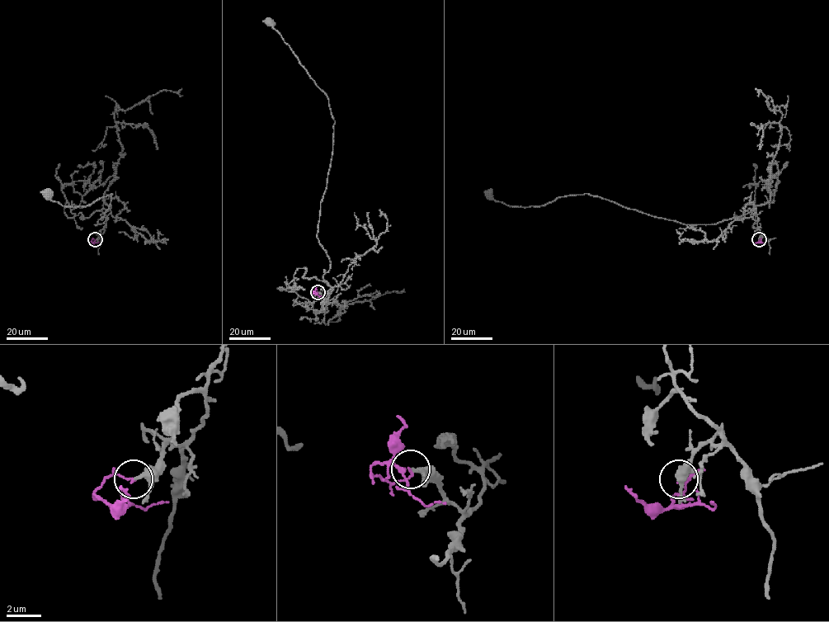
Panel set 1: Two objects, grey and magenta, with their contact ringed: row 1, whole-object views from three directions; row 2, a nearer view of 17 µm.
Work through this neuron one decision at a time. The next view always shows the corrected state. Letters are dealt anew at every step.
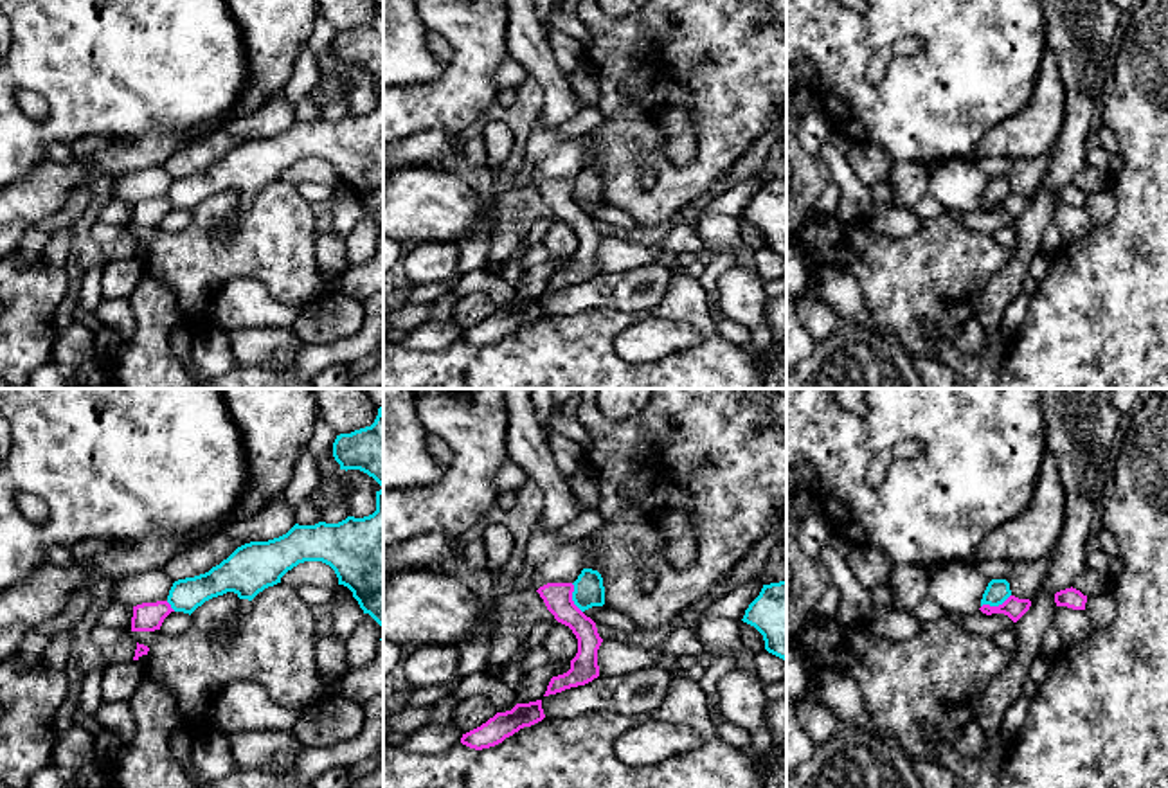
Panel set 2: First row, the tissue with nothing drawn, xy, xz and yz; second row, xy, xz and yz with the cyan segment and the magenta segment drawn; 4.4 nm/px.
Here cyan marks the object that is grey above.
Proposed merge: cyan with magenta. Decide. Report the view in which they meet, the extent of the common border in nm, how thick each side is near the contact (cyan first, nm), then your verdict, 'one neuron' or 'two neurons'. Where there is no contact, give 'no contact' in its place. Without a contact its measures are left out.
meets cyan in yz; contact 150 nm long; 110 nm thick on the cyan side, 90 nm on the other; two neurons

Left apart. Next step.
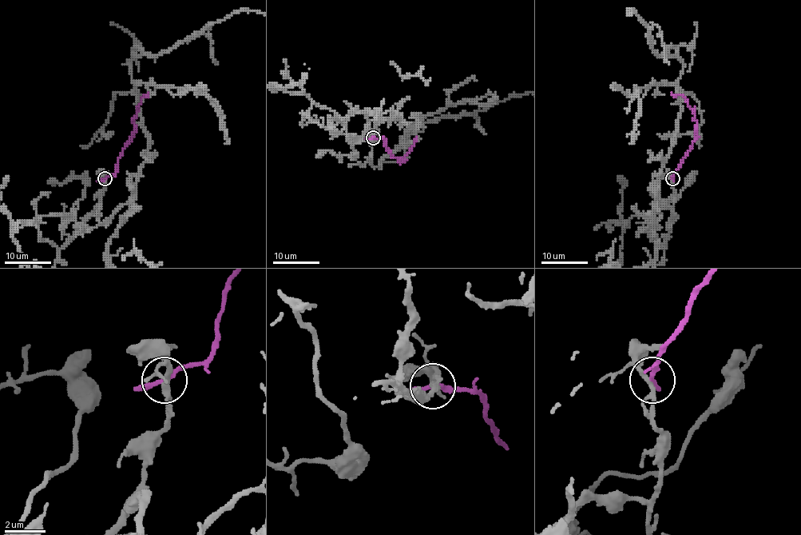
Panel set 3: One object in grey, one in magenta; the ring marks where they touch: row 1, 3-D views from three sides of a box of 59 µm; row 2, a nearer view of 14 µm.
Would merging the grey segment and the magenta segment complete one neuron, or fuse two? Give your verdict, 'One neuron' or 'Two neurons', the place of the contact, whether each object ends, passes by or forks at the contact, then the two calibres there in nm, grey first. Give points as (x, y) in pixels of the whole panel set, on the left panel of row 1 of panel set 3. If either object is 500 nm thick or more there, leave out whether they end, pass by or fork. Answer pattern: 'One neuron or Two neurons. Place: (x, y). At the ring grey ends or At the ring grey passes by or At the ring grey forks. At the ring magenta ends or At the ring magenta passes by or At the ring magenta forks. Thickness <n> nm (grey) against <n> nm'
Two neurons. Place: (105, 178). At the ring grey passes by. At the ring magenta passes by. Thickness 260 nm (grey) against 200 nm

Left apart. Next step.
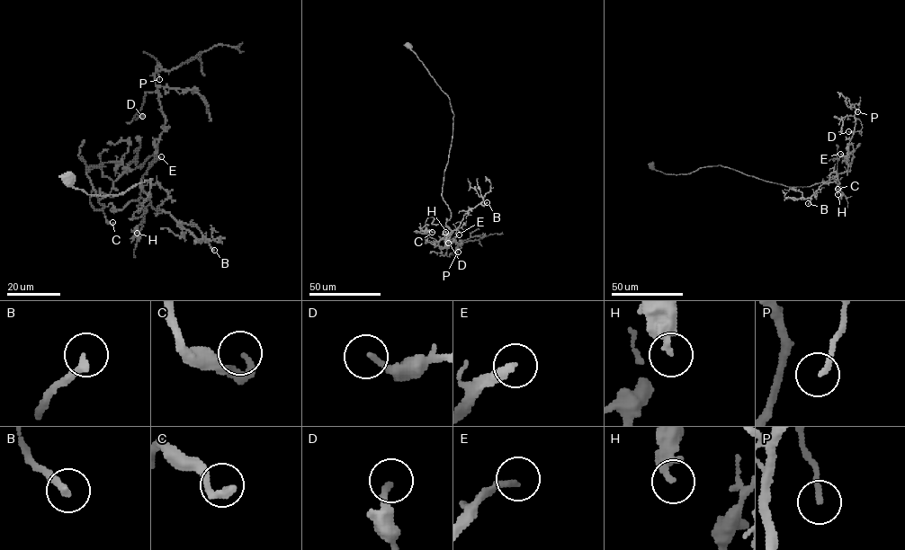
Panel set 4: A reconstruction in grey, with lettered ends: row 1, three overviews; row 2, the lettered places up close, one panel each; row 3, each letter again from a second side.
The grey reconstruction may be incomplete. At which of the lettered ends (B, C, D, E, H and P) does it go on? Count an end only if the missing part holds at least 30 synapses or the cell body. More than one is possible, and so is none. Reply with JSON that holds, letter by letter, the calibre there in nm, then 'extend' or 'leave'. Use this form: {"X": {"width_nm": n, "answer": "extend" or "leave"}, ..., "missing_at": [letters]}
{"B": {"width_nm": 240, "answer": "extend"}, "C": {"width_nm": 240, "answer": "extend"}, "D": {"width_nm": 200, "answer": "leave"}, "E": {"width_nm": 240, "answer": "extend"}, "H": {"width_nm": 220, "answer": "leave"}, "P": {"width_nm": 160, "answer": "leave"}, "missing_at": ["B", "C", "E"]}

